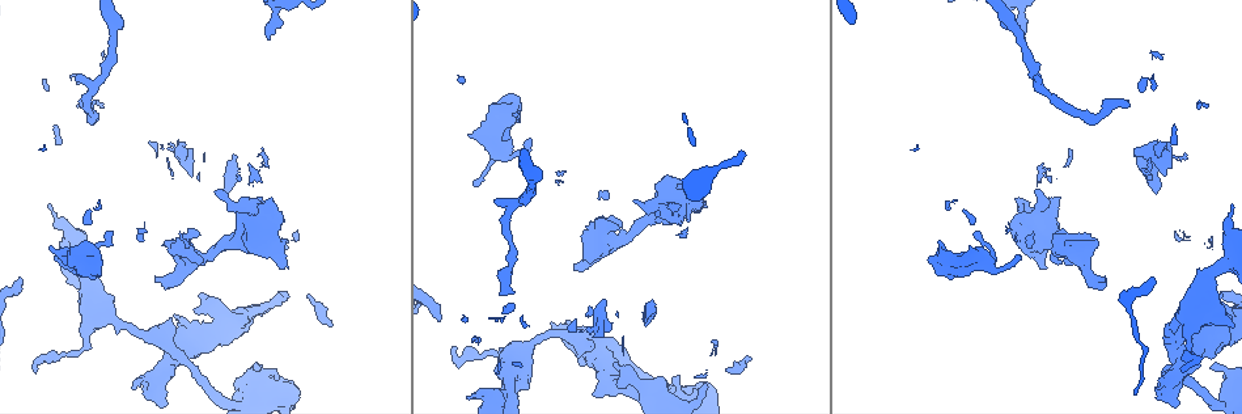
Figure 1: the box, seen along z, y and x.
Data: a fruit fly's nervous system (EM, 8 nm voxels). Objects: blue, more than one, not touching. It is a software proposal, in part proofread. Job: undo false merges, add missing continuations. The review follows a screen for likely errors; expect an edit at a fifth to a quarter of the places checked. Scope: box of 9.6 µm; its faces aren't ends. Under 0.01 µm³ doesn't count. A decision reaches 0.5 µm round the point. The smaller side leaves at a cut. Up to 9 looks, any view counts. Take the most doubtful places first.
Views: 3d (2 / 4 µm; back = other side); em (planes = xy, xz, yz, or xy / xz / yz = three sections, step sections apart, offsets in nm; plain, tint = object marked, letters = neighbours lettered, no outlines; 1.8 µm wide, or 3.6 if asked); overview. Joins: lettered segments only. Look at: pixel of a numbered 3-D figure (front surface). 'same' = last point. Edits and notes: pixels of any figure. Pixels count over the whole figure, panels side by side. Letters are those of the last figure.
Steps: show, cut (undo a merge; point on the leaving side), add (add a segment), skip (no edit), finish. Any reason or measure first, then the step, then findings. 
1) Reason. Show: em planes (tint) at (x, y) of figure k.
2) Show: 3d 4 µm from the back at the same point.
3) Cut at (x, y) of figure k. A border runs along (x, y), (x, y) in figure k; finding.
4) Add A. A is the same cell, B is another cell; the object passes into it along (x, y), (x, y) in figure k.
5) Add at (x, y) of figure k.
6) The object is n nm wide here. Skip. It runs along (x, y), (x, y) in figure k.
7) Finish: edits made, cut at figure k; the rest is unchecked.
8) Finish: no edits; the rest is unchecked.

Branch point. Show: em 3.6 µm xy step 16 (tint) at (596, 340) of figure 1.

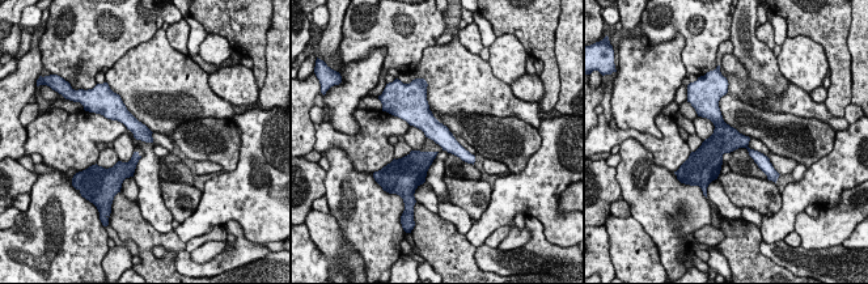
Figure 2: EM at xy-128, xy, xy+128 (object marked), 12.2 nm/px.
Show: em 3.6 µm xy step 16 (letters) at the same point.

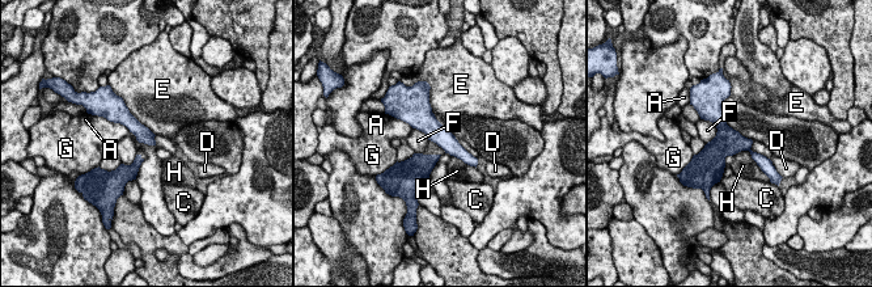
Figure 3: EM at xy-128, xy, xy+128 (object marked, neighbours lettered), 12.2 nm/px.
The object is 200 nm wide here. Cut at (728, 142) of figure 3. A, C, D, E, F, G and H are other cells; a border runs along (726, 123), (718, 129) in figure 3; two neurons meet here.

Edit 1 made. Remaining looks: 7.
Redraw. Show: overview.

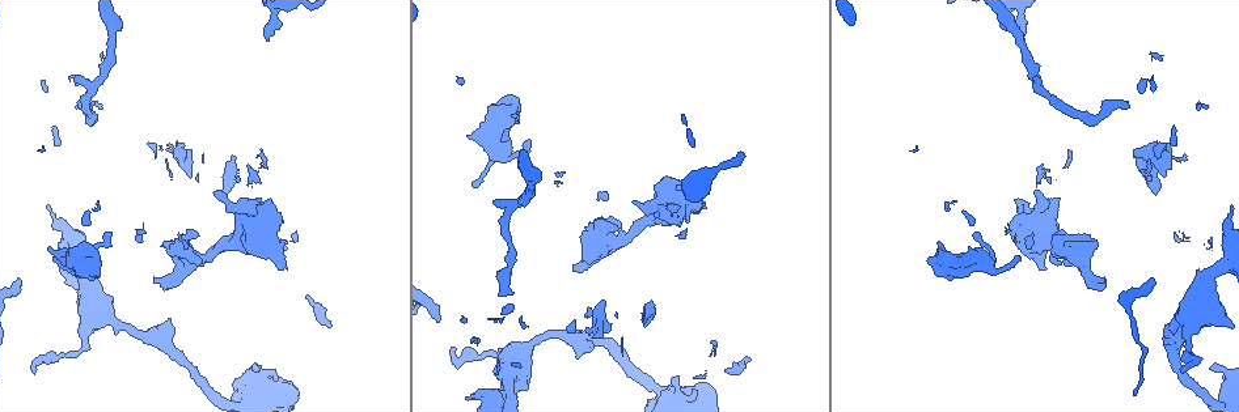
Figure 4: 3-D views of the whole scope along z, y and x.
Branch stops here. Show: em planes (letters) at (18, 277) of figure 4.

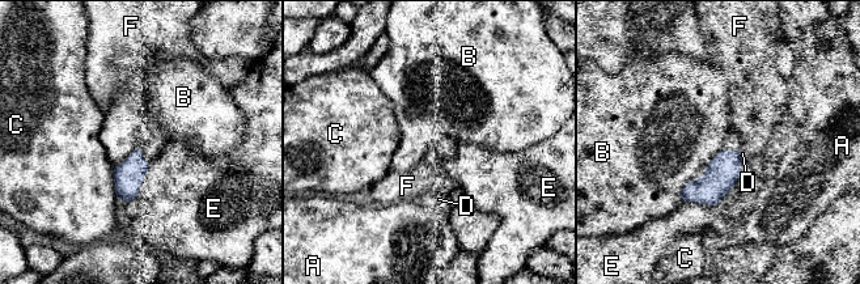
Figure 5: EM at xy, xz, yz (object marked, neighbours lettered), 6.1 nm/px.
Skip. A, B, C, D, E and F are other cells; no lettered segment goes on from it.

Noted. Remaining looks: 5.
Thick end. Show: em yz step 16 (tint) at (968, 247) of figure 4.

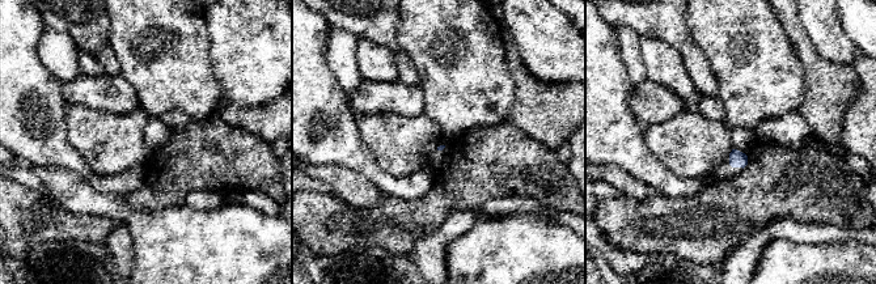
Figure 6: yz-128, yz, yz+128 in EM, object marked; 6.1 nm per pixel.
Show: em yz step 16 (letters) at the same point.

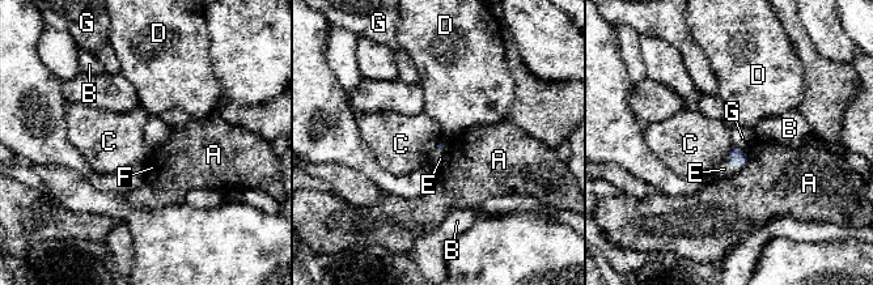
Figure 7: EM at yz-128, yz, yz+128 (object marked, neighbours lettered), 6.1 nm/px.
Add E. E is the same cell, A, B, C, D, F and G are other cells; the object passes into it along (737, 157), (732, 165), (724, 169) in figure 7; the neuron continues.

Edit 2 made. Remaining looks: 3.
Finish: edits made, cut at figure 3, add at figure 7; the rest is unchecked.

